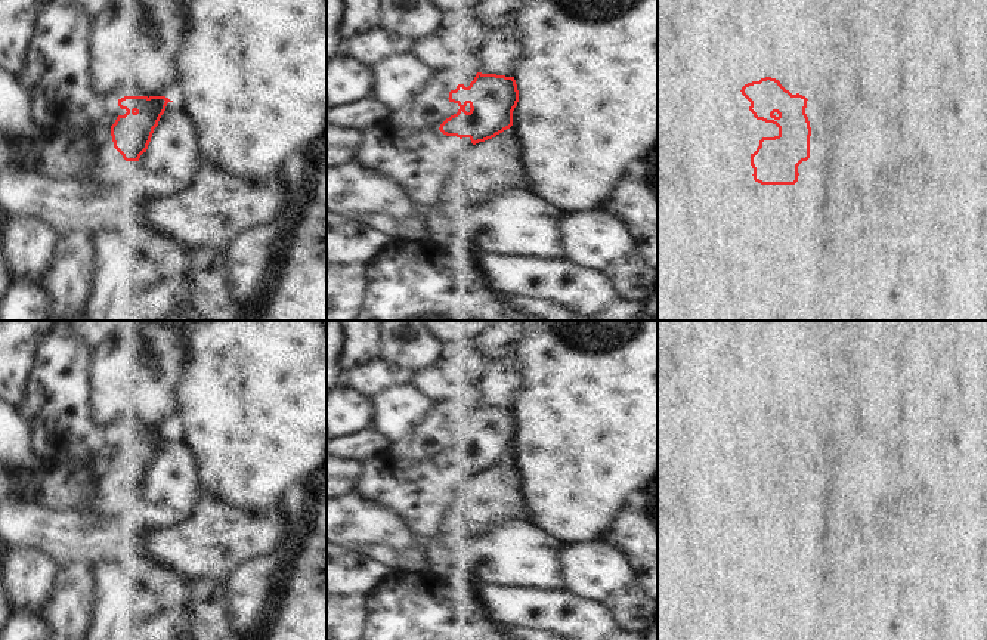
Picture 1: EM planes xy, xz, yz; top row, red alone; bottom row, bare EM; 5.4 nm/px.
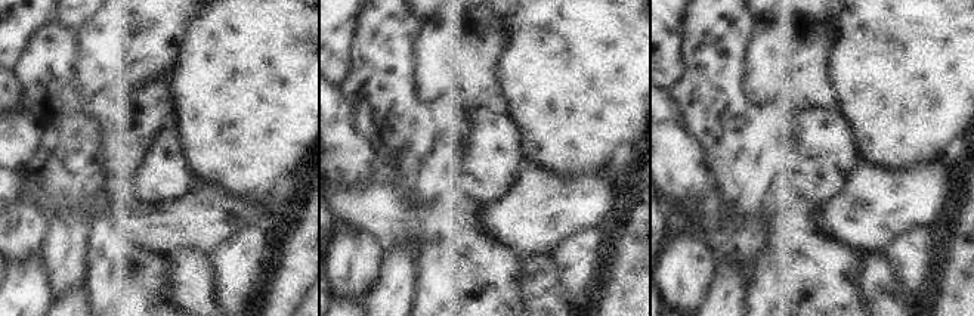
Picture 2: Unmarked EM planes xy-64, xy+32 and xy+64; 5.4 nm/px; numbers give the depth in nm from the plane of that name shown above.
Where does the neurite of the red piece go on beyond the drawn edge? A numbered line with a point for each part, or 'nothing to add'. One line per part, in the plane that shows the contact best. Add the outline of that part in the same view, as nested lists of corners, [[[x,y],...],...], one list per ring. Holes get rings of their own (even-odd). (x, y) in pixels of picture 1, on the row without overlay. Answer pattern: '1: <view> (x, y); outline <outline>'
1: yz (822, 453); outline [[[813,430],[807,432],[805,445],[811,458],[810,489],[798,497],[798,514],[810,516],[811,519],[824,517],[829,511],[823,508],[823,495],[819,491],[819,485],[833,477],[838,446]]]

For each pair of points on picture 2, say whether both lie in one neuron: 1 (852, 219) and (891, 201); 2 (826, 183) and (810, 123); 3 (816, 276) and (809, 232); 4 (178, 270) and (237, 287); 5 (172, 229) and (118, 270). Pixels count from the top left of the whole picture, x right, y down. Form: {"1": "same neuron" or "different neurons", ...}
{"1": "same neuron", "2": "same neuron", "3": "same neuron", "4": "different neurons", "5": "same neuron"}

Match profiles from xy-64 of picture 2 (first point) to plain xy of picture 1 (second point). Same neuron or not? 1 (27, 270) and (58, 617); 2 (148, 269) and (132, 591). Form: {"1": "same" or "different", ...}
{"1": "different", "2": "different"}

